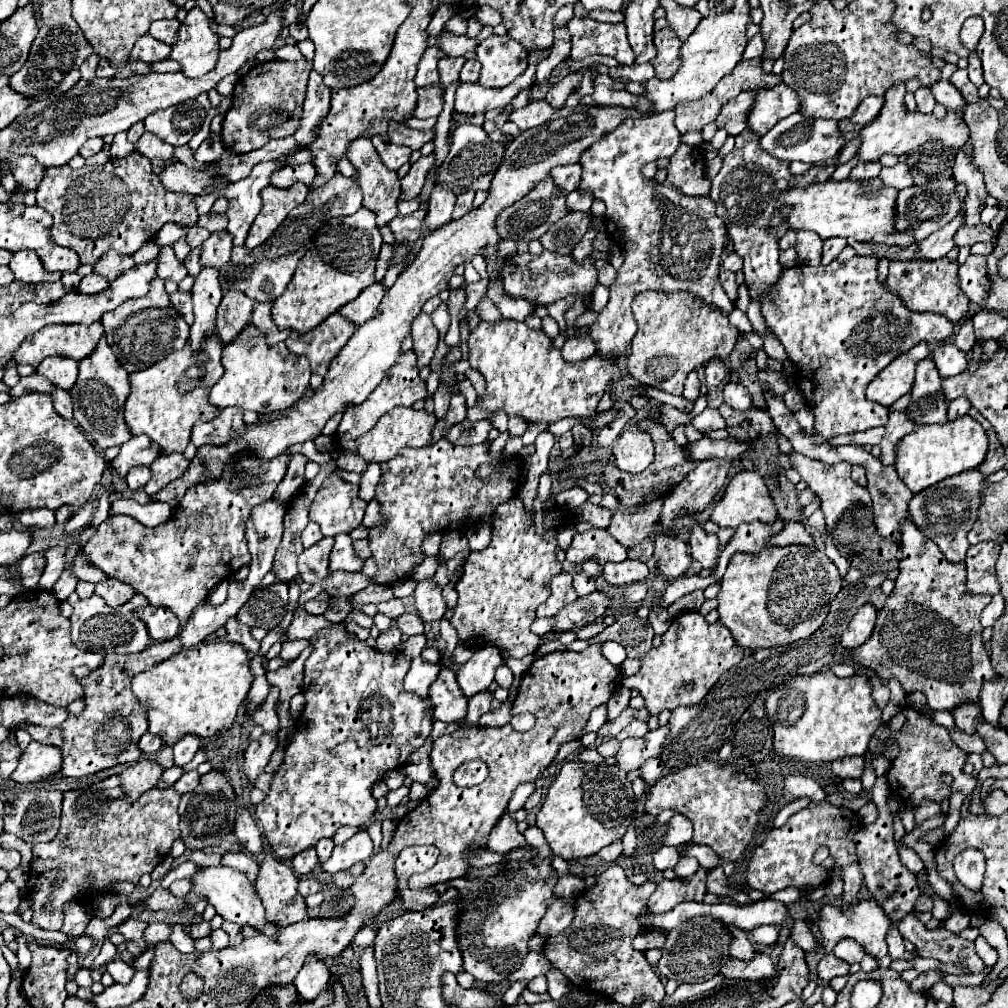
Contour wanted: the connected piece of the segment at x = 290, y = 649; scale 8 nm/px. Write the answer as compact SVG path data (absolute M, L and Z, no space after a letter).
M282 640L282 652L280 658L284 660L296 660L300 656L300 652L308 648L308 640Z

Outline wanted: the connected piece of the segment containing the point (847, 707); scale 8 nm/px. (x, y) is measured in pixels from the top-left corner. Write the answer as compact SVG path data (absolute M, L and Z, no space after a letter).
M832 672L798 676L768 696L766 710L774 726L774 750L782 756L810 762L866 754L868 742L882 722L882 712L872 698L870 678L860 674L850 678L838 678Z

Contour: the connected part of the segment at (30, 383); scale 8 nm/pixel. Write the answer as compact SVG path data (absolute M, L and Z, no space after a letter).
M32 374L28 378L20 378L20 382L14 388L10 388L10 396L18 398L18 396L24 396L26 392L46 392L46 394L50 394L52 390L54 390L54 386L50 384L50 380L46 376Z

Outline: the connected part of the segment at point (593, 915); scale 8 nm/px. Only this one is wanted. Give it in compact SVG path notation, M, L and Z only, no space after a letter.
M614 864L604 870L596 885L576 898L576 916L572 924L558 936L550 936L544 946L544 956L558 968L574 986L606 994L618 1004L632 1004L638 996L660 1002L664 998L664 984L656 970L646 962L642 952L636 952L630 944L642 930L638 916L646 912L646 902L656 890L654 882L642 886L630 884L622 866Z

